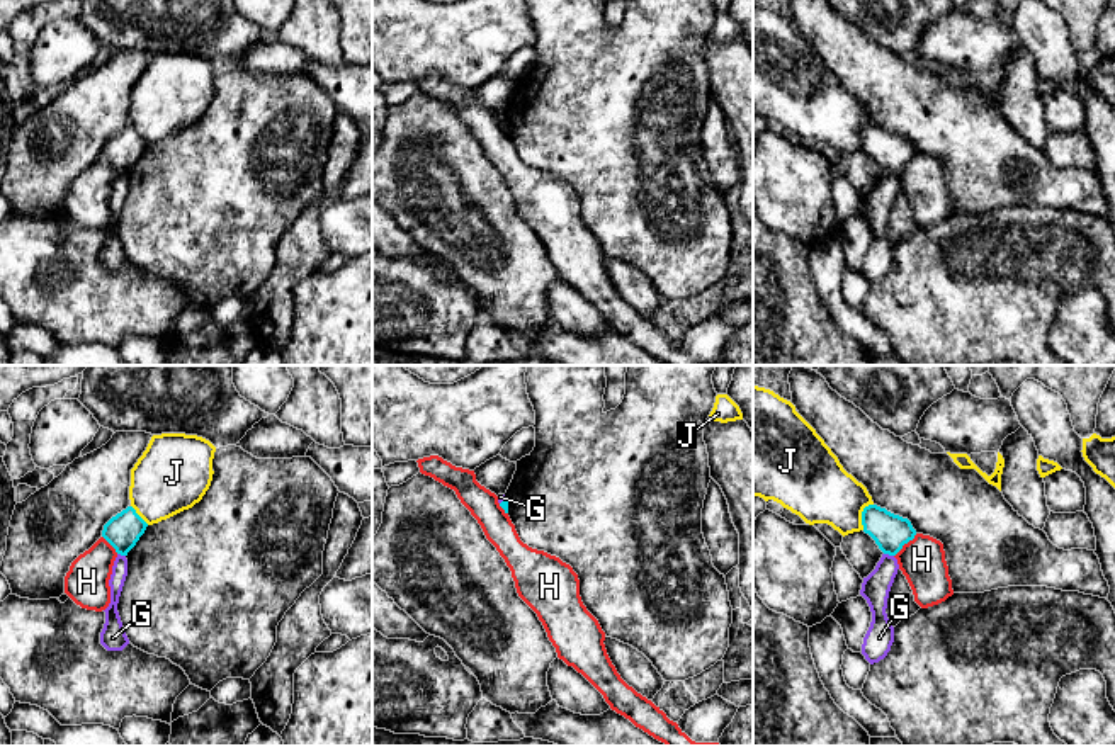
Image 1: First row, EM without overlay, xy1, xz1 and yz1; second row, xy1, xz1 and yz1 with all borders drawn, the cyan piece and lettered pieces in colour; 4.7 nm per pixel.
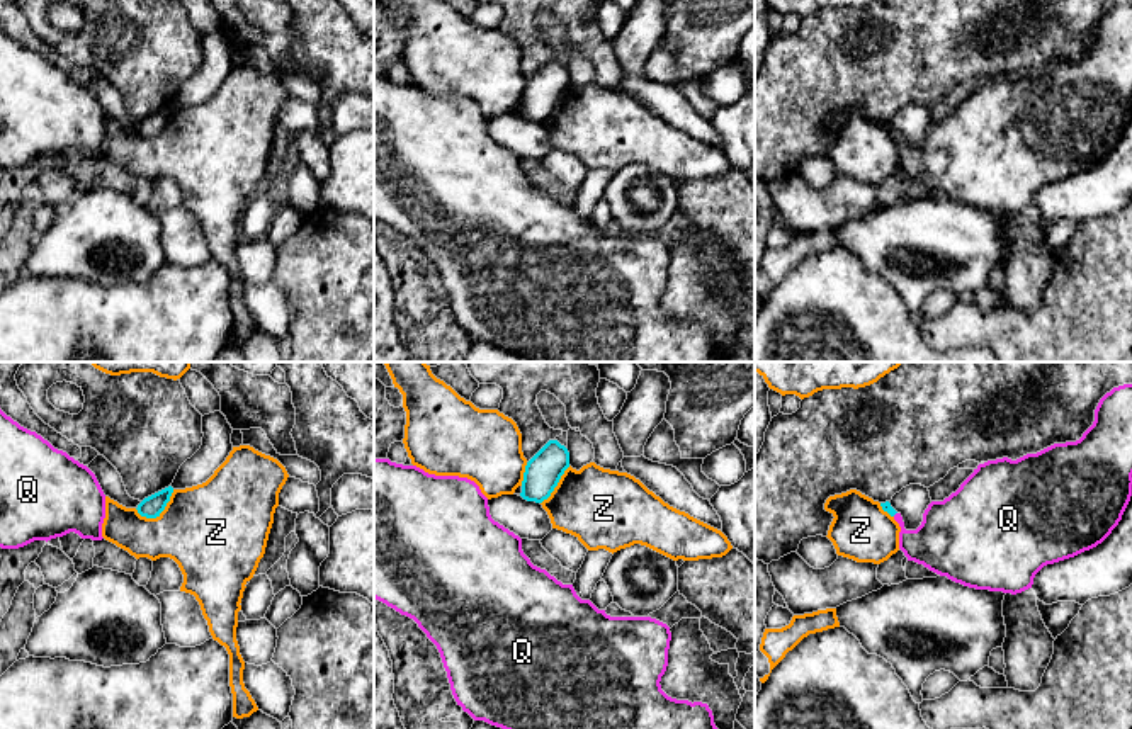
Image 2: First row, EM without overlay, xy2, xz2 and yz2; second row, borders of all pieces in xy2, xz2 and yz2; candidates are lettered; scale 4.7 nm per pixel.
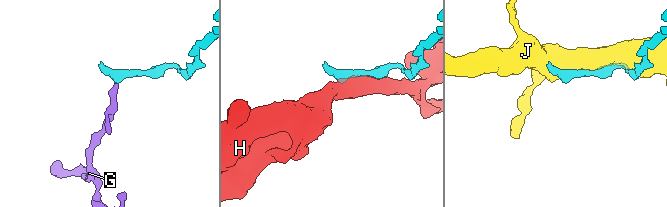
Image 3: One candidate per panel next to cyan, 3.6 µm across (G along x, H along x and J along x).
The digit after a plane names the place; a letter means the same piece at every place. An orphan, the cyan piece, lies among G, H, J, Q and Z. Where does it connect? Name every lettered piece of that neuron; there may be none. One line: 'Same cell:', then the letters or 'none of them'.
Same cell: Q

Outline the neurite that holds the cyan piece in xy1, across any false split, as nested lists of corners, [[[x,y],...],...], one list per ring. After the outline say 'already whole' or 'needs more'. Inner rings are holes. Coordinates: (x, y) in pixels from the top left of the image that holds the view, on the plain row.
[[[127,126],[104,144],[102,156],[117,173],[127,175],[144,153],[146,146],[148,143],[136,133],[136,129]]]; already whole

